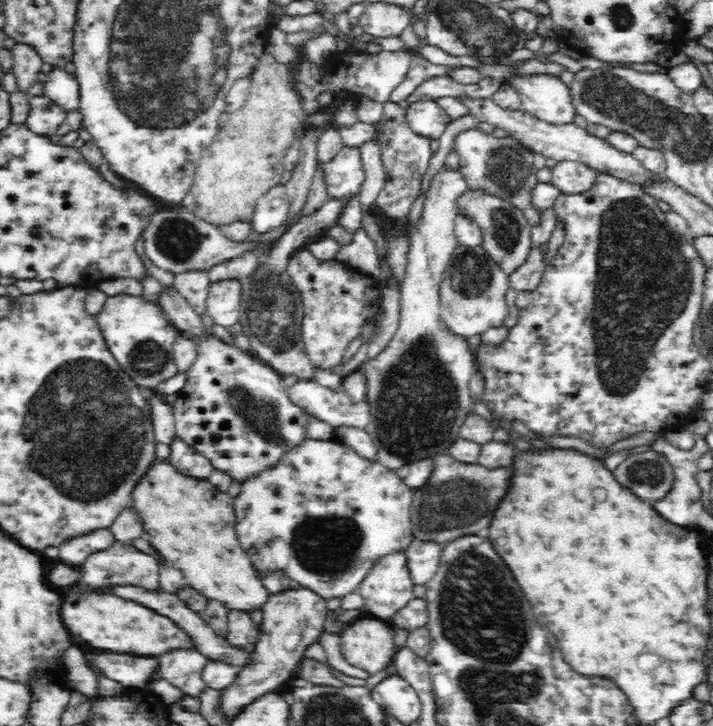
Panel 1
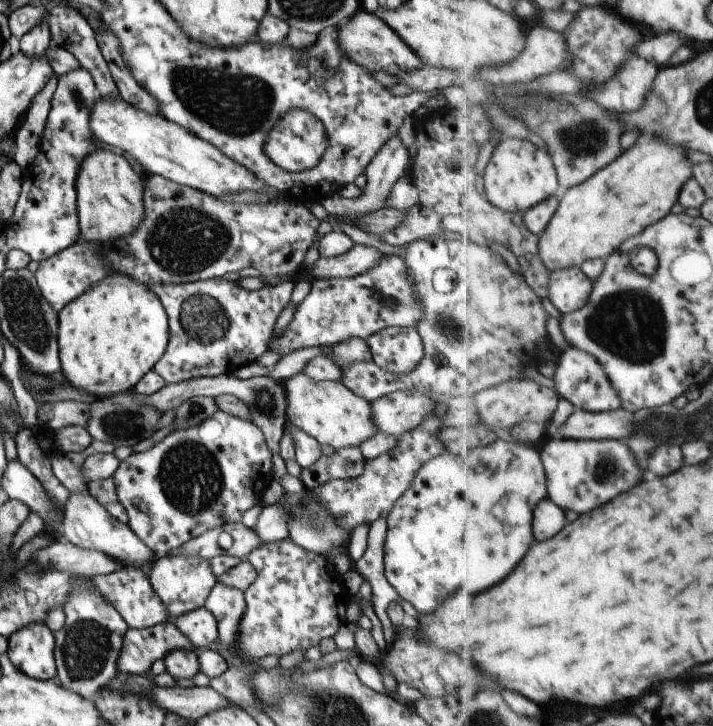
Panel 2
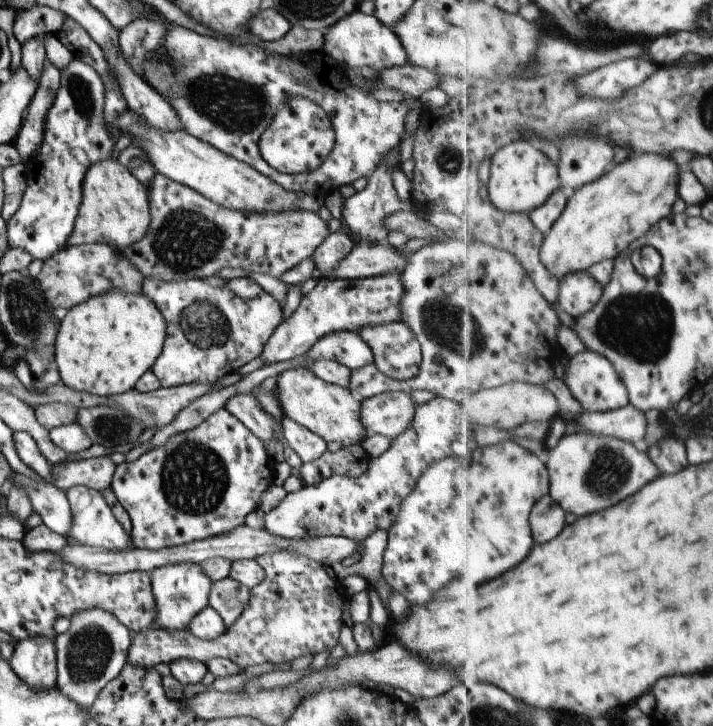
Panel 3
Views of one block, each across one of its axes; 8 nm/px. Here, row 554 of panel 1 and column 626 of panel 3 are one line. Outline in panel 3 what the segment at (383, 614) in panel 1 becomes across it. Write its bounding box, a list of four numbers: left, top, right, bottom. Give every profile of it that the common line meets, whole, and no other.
[563,350,629,412]

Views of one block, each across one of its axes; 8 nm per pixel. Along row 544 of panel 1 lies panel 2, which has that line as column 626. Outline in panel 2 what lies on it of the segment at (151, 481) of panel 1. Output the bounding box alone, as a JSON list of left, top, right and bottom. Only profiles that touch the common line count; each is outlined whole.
[540,137,694,271]

